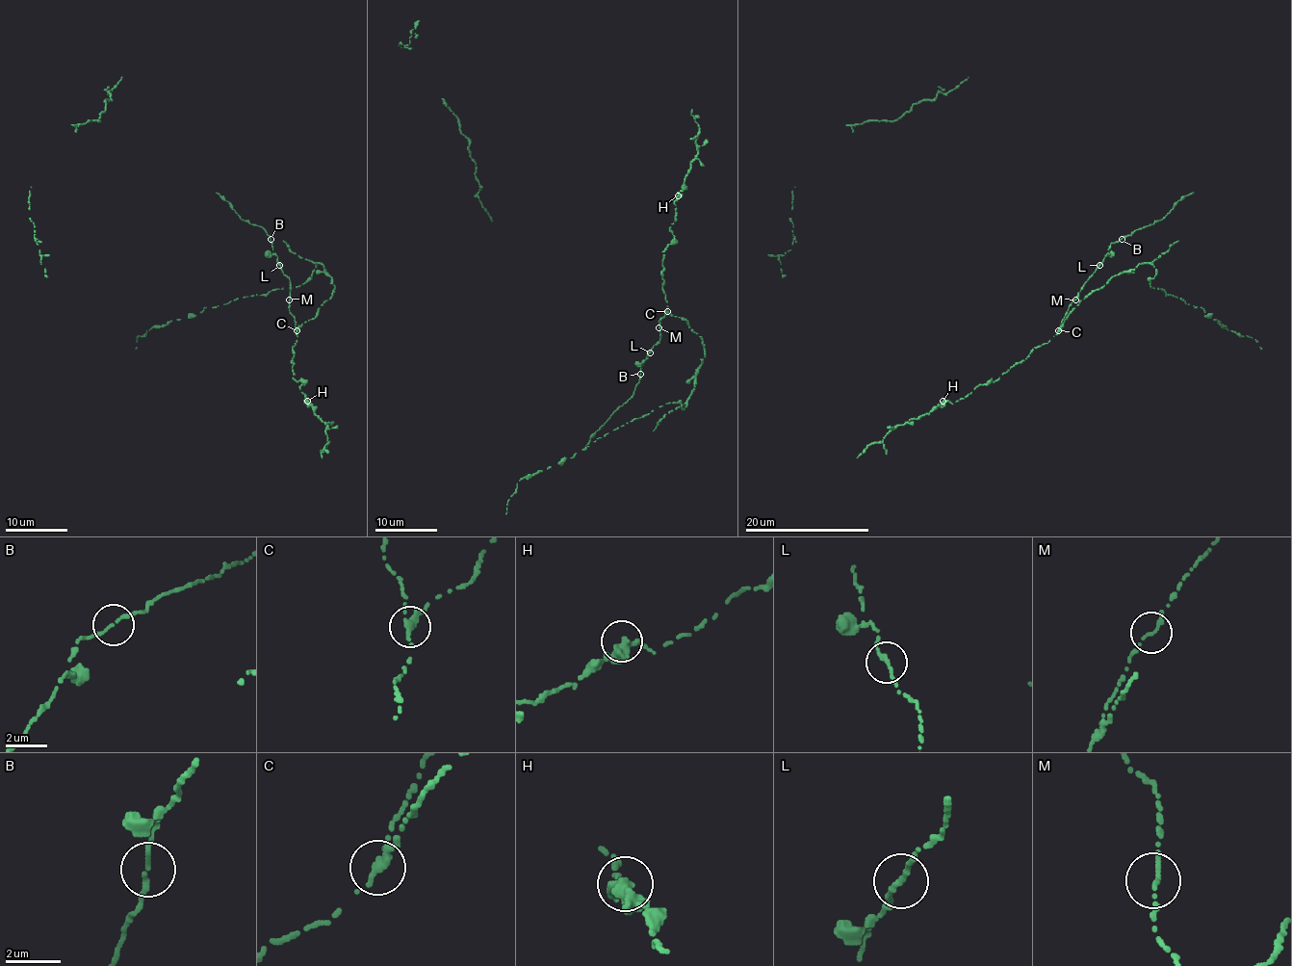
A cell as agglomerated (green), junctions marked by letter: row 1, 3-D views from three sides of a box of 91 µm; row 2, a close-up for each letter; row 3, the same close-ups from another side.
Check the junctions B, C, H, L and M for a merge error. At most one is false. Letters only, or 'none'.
C

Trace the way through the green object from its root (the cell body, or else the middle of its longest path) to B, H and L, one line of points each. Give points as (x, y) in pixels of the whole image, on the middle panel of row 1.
B: (660, 327), (660, 340), (643, 360), (640, 375)
H: (660, 327), (658, 320), (666, 310), (661, 259), (674, 237), (670, 226), (676, 216), (678, 195)
L: (660, 327), (660, 340), (650, 352)

